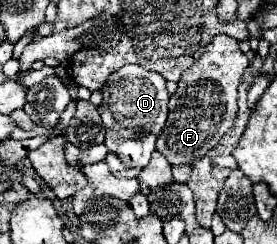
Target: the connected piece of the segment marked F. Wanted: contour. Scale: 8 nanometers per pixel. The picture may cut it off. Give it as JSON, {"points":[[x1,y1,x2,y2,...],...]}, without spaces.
{"points":[[217,34,201,58,183,72,177,92,169,98,167,124,157,140,157,152,161,152,171,166,195,164,195,160,203,158,203,154,227,134,237,118,237,88,247,66,249,60,239,50,239,42,227,34]]}

